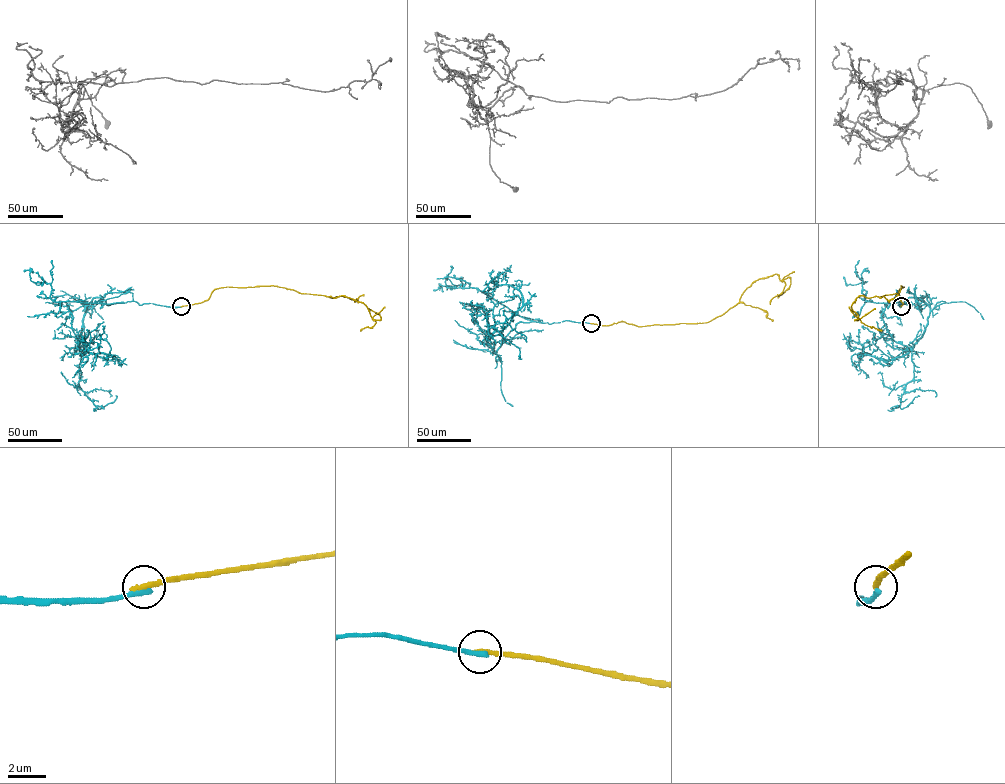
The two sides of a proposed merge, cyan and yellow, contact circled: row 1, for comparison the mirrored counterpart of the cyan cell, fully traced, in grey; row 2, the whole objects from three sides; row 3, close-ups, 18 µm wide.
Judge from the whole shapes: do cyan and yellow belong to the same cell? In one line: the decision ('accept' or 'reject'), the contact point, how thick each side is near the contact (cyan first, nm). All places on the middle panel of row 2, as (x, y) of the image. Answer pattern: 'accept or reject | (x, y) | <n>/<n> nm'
reject | (591, 323) | 320/300 nm

